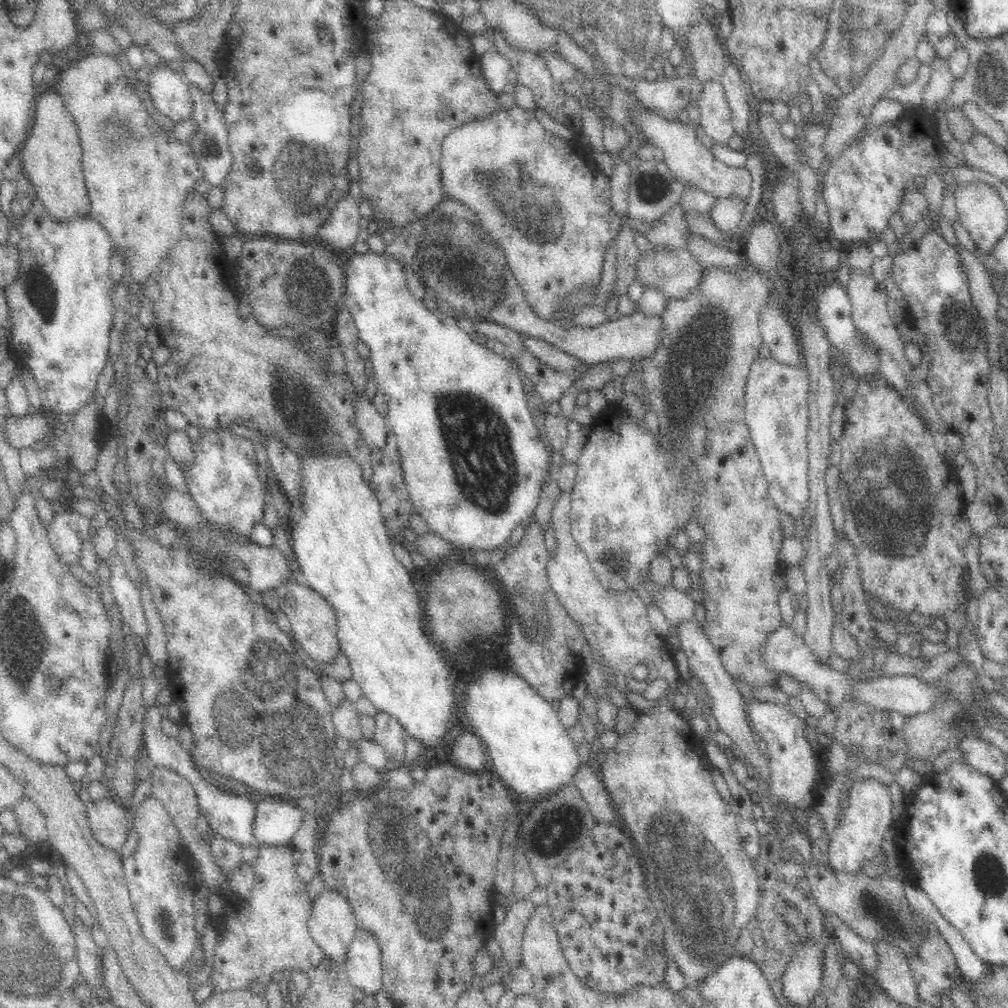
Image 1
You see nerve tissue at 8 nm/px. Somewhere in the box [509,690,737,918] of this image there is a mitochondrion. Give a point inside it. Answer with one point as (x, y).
(674, 848)

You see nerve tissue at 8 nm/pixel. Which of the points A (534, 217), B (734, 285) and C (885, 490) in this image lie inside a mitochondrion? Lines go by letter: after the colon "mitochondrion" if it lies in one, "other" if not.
A: mitochondrion
B: other
C: mitochondrion

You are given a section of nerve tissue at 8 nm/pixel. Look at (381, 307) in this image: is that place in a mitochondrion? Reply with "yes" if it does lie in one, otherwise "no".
no

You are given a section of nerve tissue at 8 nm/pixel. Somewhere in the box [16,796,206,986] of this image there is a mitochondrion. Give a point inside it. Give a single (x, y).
(163, 919)

